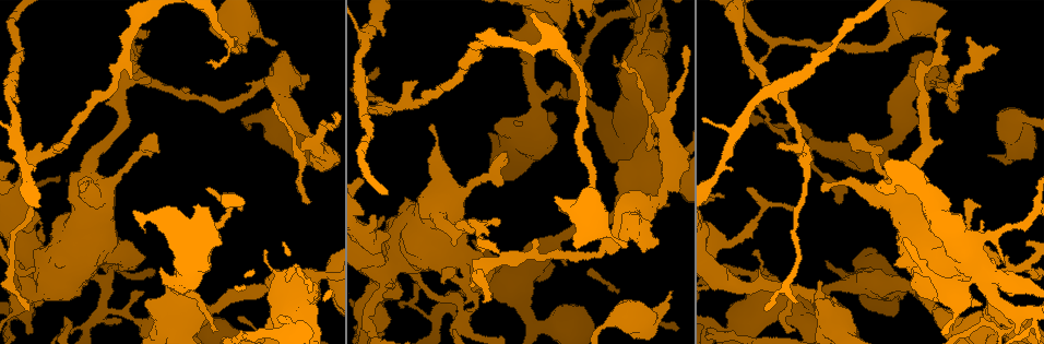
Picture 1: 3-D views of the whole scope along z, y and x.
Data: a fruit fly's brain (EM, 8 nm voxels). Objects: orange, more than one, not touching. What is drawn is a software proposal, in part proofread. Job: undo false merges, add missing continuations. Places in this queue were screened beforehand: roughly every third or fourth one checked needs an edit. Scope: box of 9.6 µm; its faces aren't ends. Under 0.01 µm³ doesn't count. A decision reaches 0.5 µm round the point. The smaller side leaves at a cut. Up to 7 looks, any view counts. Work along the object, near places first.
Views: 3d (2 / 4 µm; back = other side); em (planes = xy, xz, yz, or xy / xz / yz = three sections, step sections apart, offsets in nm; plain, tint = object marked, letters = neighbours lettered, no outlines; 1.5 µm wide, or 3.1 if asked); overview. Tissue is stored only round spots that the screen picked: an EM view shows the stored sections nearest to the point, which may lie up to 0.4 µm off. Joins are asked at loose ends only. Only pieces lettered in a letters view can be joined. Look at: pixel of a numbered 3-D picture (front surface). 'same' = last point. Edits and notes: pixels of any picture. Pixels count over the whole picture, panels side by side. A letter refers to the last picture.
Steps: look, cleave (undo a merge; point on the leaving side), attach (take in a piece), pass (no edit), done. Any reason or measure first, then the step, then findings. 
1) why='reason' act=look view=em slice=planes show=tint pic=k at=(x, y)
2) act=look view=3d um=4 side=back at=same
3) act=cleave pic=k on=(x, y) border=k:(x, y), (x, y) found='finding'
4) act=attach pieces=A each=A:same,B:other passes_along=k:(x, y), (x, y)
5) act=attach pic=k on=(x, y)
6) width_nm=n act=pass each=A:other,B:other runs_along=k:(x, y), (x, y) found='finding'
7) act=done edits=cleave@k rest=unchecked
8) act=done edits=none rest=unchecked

why='an open end' act=look view=em slice=planes show=letters pic=1 at=(154, 136)

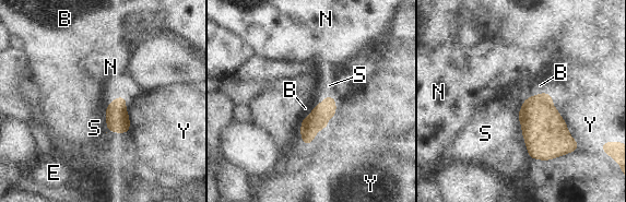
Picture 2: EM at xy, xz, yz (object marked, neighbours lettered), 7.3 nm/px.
act=pass each=B:other,E:other,N:other,S:other,Y:other found='no lettered piece goes on from it'

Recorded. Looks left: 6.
why='free end' act=look view=3d um=2 pic=1 at=(776, 149)

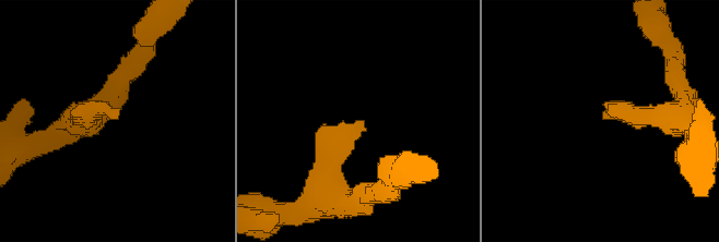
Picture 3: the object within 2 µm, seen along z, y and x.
why='now the EM' act=look view=em slice=xz step=4 show=letters pic=3 at=(361, 122)

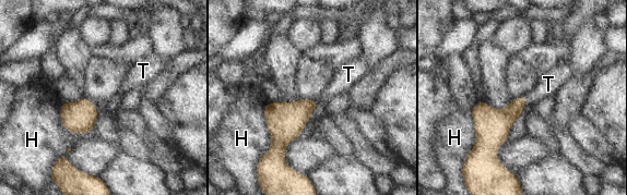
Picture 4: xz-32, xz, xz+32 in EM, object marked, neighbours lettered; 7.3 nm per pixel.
width_nm=120 act=attach pieces=T each=H:other,T:same passes_along=4:(498, 122), (525, 102), (548, 84) found='it goes on there'

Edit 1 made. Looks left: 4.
act=look view=overview

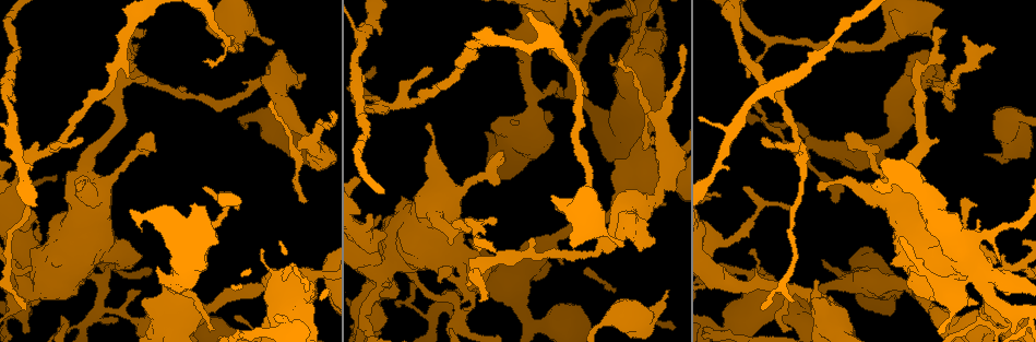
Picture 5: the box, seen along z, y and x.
why='branch stops here' act=look view=3d um=2 pic=5 at=(370, 215)

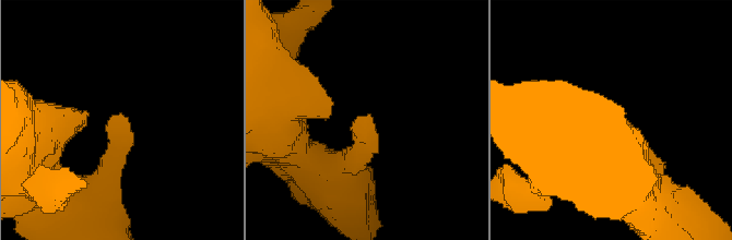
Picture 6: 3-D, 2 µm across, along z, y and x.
why='need the tissue' act=look view=em slice=xz step=4 show=tint pic=6 at=(113, 116)

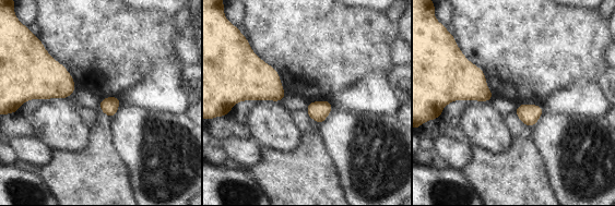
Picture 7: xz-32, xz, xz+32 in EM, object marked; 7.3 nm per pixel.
act=look view=em slice=xz step=4 show=letters at=same

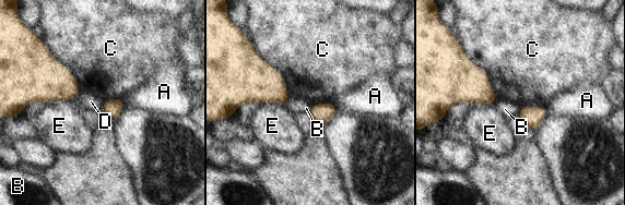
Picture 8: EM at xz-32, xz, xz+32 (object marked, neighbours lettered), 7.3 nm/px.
act=pass each=A:other,B:other,C:other,D:other,E:other border=8:(289, 96), (284, 104) found='no lettered piece goes on from it'

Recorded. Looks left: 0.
act=done edits=attach@4 rest=unchecked

